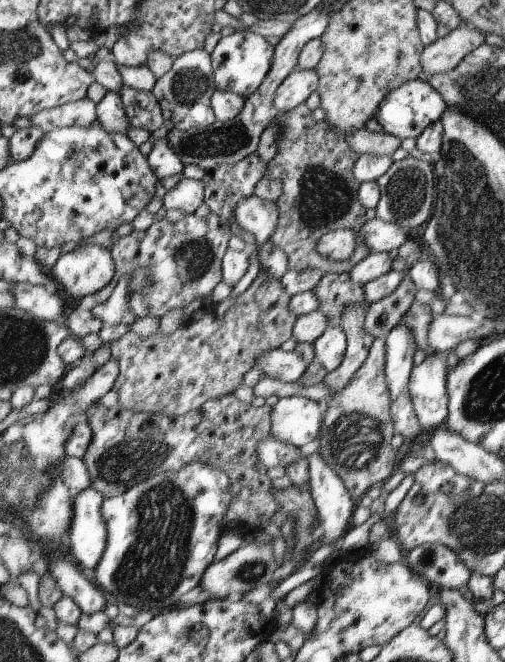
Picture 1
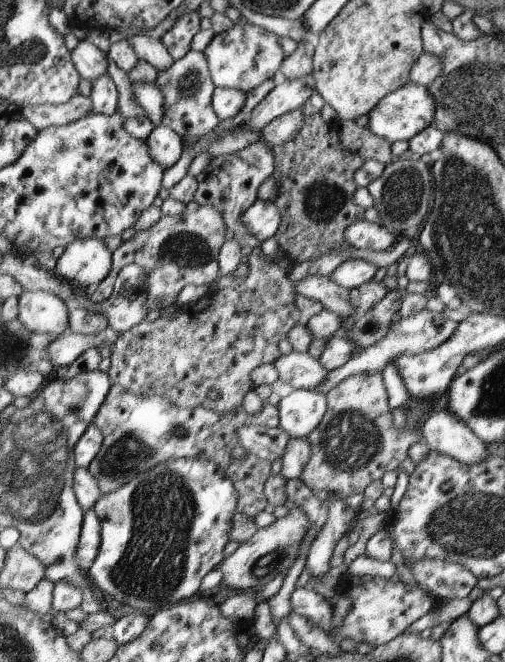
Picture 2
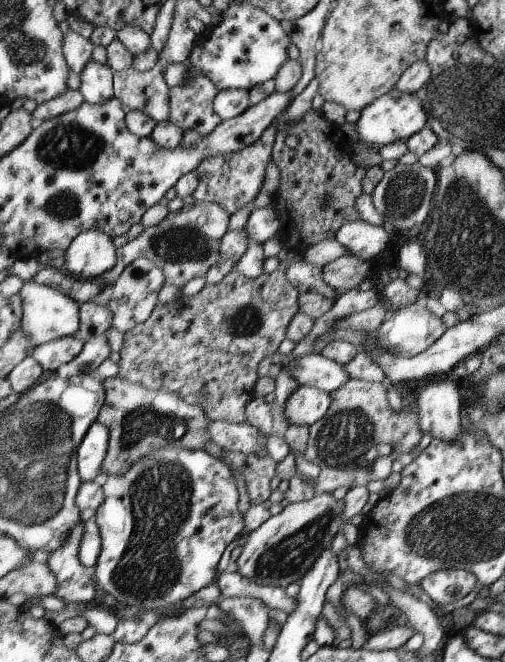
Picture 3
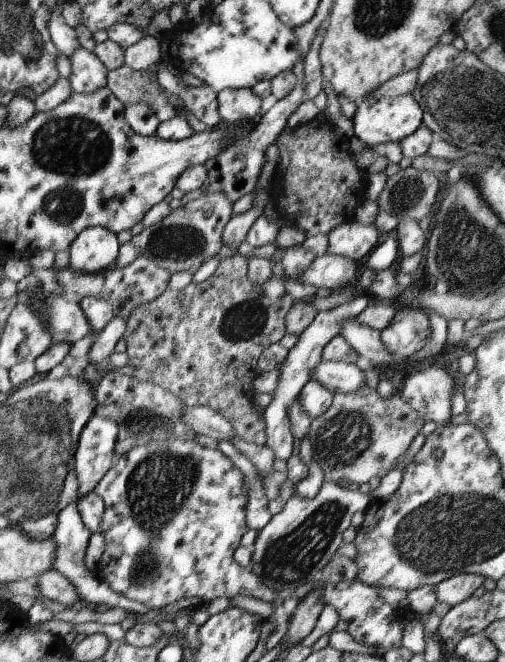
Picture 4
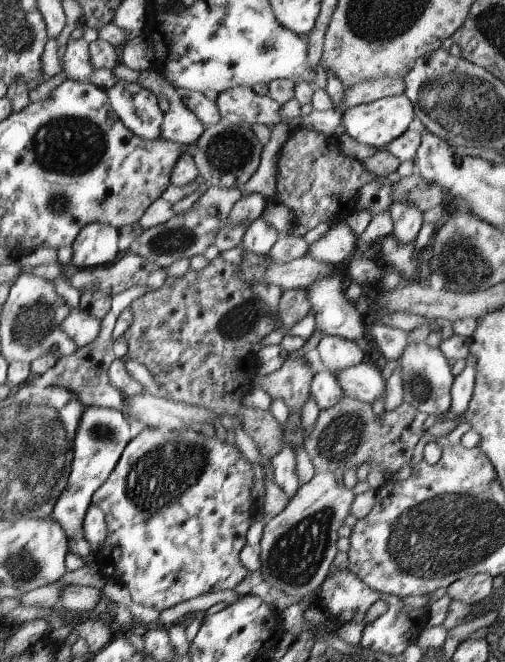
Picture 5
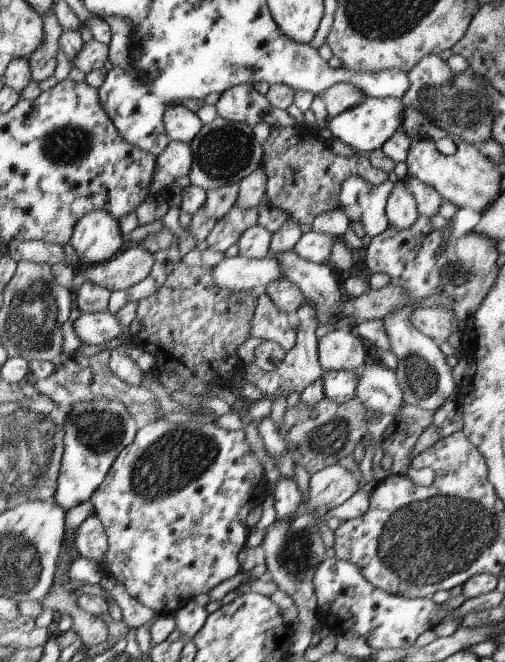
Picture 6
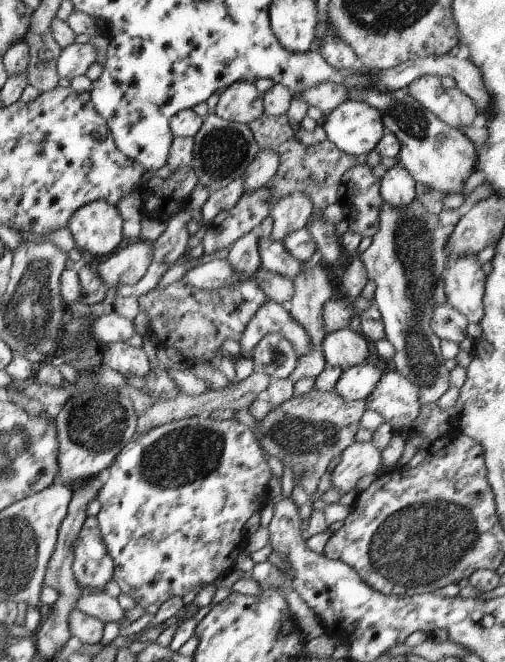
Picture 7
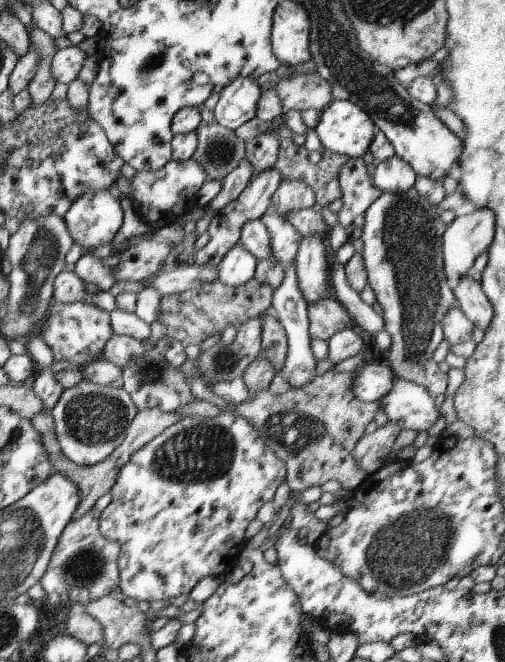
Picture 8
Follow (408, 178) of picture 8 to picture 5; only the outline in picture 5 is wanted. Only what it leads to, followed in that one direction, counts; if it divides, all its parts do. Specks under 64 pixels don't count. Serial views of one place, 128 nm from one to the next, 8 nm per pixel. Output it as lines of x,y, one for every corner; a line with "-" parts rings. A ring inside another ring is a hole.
394,201
387,212
392,221
391,235
401,243
413,242
422,225
422,213
417,208

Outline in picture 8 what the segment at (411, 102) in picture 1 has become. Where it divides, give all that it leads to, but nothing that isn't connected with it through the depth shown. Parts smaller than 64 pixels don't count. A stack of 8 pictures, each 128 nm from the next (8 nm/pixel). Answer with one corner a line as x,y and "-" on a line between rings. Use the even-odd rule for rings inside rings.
331,101
314,126
324,150
347,157
361,157
377,130
371,118
353,102

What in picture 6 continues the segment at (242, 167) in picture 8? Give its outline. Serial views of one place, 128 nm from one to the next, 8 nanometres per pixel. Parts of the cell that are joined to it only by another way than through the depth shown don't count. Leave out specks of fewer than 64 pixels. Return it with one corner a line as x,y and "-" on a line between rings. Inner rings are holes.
237,183
207,191
205,203
192,215
189,226
183,229
191,233
197,242
203,241
217,220
234,206
237,194

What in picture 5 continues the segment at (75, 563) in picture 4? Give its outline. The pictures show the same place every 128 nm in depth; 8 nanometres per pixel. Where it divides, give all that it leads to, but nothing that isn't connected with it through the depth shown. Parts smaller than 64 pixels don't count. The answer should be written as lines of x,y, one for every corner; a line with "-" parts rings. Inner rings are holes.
108,407
83,408
66,463
66,488
51,509
51,518
63,528
68,539
68,550
79,559
87,559
90,554
82,536
82,521
92,495
109,477
125,446
134,436
130,422
119,411

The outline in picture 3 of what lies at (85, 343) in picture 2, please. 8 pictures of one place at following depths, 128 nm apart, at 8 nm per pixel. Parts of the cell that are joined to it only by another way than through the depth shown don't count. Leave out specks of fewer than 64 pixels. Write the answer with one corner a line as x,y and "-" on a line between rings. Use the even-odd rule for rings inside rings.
63,336
63,338
34,346
31,354
46,375
52,375
61,364
73,360
82,346
83,342
74,336

